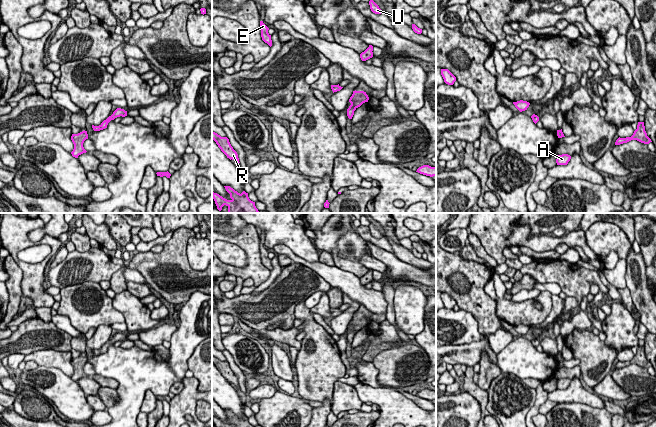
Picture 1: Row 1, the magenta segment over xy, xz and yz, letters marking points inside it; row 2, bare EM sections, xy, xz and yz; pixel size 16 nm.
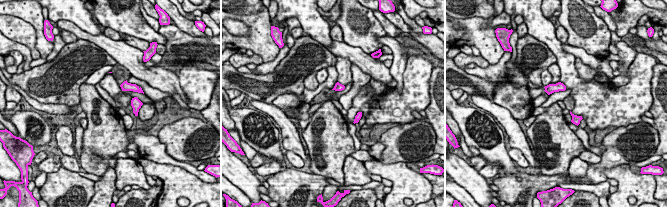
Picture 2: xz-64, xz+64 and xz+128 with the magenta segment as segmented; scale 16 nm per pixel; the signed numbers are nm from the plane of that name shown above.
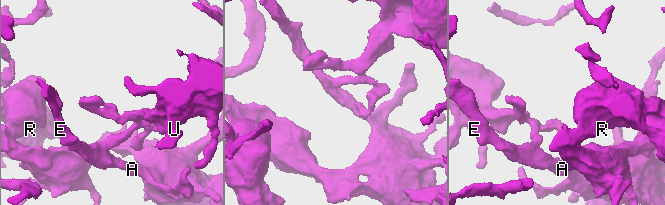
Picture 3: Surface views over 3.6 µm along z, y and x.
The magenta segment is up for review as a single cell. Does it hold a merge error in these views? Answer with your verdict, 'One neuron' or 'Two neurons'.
One neuron

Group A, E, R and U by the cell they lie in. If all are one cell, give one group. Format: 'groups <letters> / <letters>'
groups A E R U

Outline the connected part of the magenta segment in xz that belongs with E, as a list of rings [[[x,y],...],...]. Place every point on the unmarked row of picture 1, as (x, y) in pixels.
[[[260,245],[260,253],[262,264],[271,271],[272,264],[271,259],[268,257],[269,252],[263,247],[263,245]]]

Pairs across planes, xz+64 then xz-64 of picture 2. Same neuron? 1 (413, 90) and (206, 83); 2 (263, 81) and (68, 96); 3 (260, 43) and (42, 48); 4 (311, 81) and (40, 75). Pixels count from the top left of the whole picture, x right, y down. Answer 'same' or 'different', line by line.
1: same
2: same
3: same
4: different

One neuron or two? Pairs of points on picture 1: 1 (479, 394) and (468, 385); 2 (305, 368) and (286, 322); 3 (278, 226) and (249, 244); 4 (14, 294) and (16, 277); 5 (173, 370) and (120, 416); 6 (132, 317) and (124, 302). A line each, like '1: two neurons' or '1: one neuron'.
1: one neuron
2: two neurons
3: two neurons
4: one neuron
5: one neuron
6: one neuron

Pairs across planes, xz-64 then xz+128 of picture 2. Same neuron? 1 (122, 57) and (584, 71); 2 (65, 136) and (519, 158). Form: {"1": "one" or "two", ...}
{"1": "two", "2": "two"}

